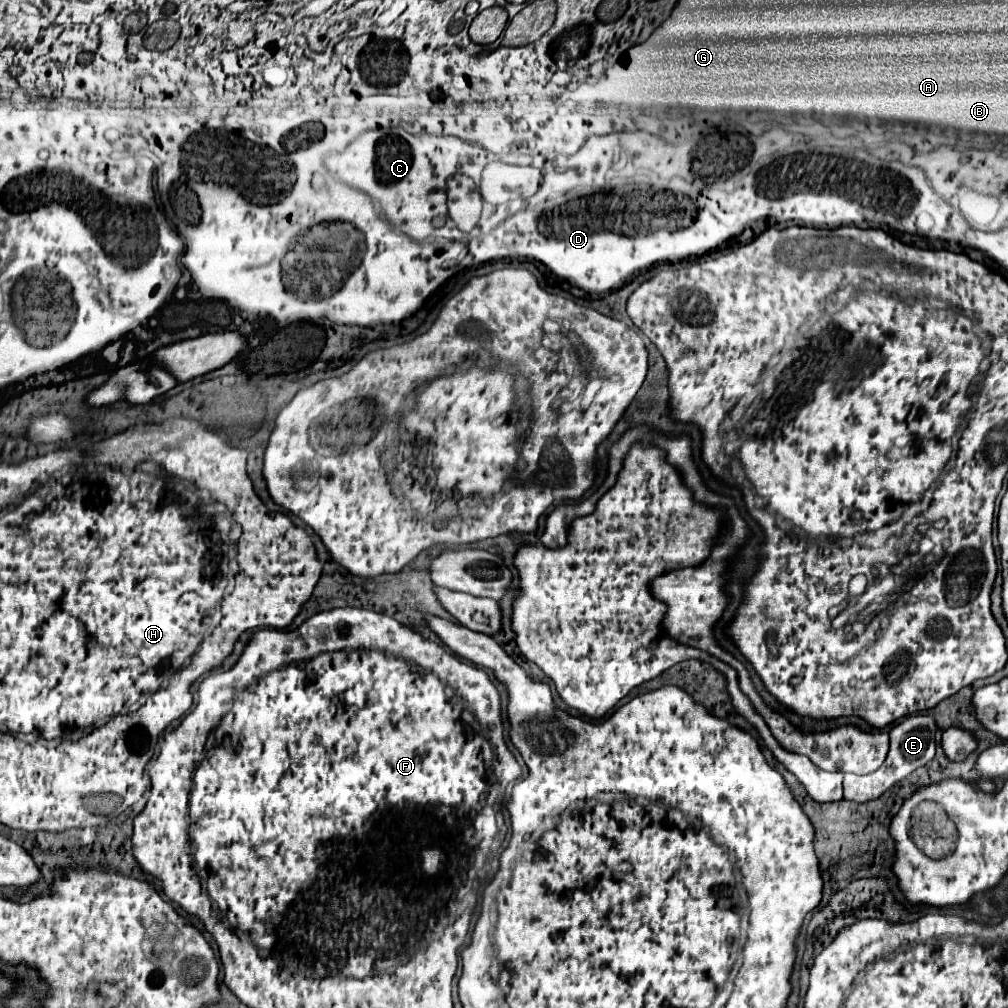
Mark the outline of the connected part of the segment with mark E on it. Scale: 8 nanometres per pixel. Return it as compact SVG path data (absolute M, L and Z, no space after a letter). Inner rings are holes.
M907 716L901 720L897 726L891 728L891 748L887 754L887 760L883 766L867 776L857 776L857 774L845 774L843 780L843 790L845 790L845 800L853 802L869 802L879 796L883 796L889 788L893 788L897 782L913 774L917 768L923 768L927 762L933 760L935 756L935 720L929 716Z

